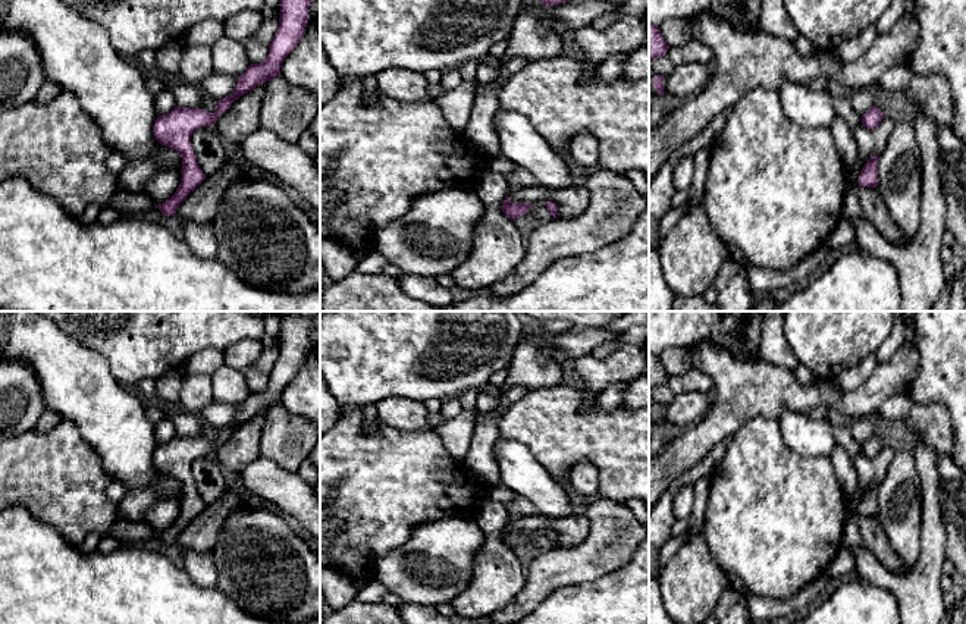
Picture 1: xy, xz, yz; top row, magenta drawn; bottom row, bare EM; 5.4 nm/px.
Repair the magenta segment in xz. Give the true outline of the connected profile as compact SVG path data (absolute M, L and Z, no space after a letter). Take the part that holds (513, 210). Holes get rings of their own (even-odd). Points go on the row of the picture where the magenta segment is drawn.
M508 195L505 197L502 203L502 211L505 213L506 217L511 220L515 220L517 217L523 216L527 213L533 204L524 204L524 203L512 203Z

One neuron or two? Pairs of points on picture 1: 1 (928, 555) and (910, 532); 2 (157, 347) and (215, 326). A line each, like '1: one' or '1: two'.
1: two
2: one

